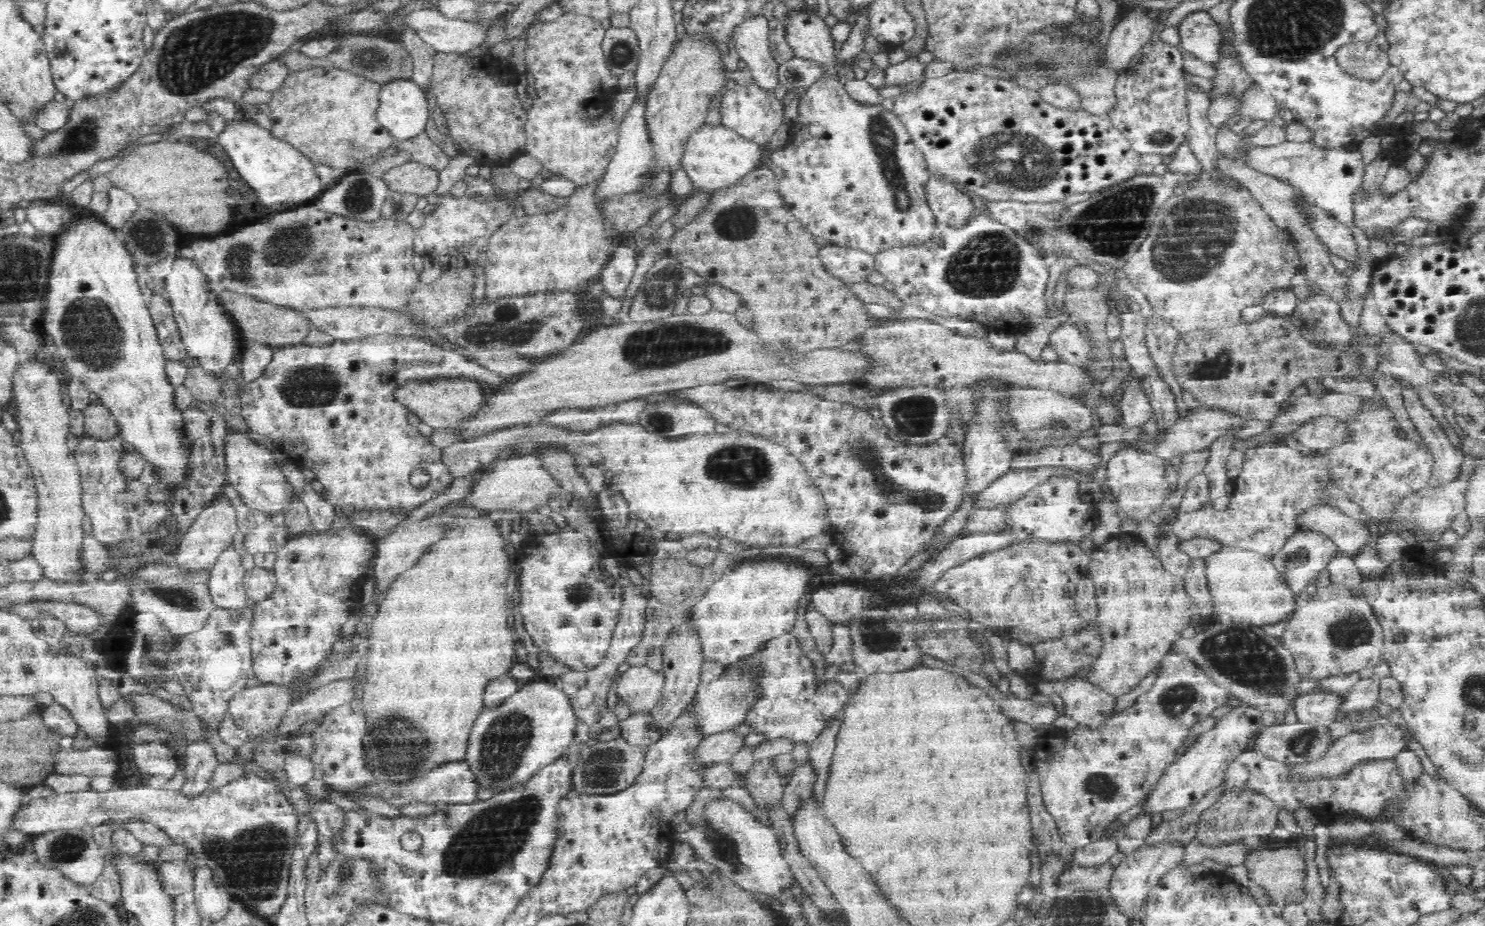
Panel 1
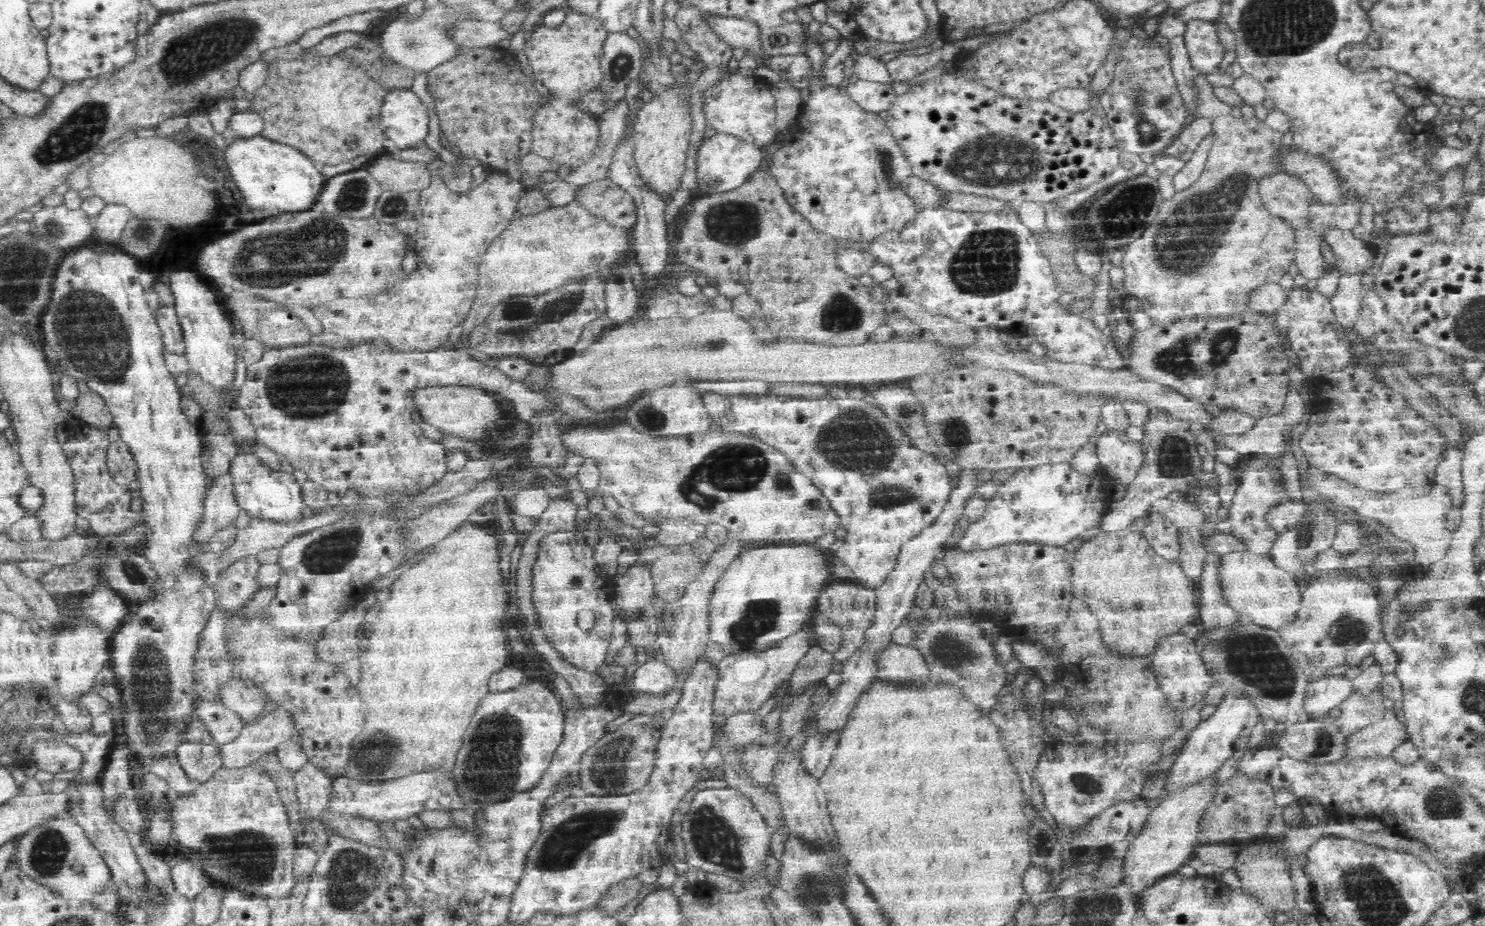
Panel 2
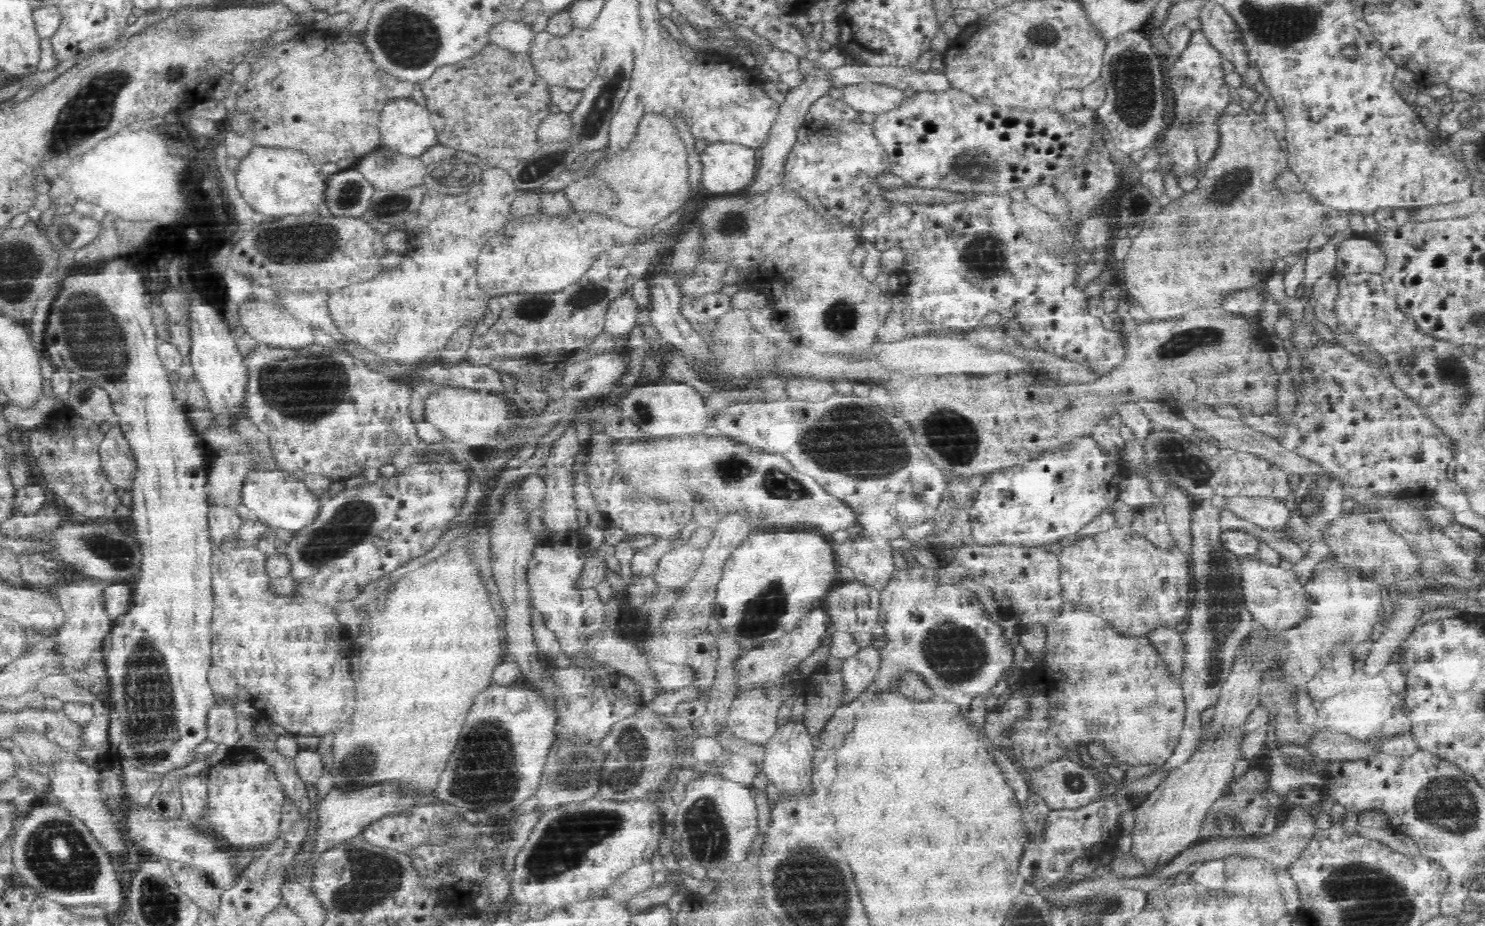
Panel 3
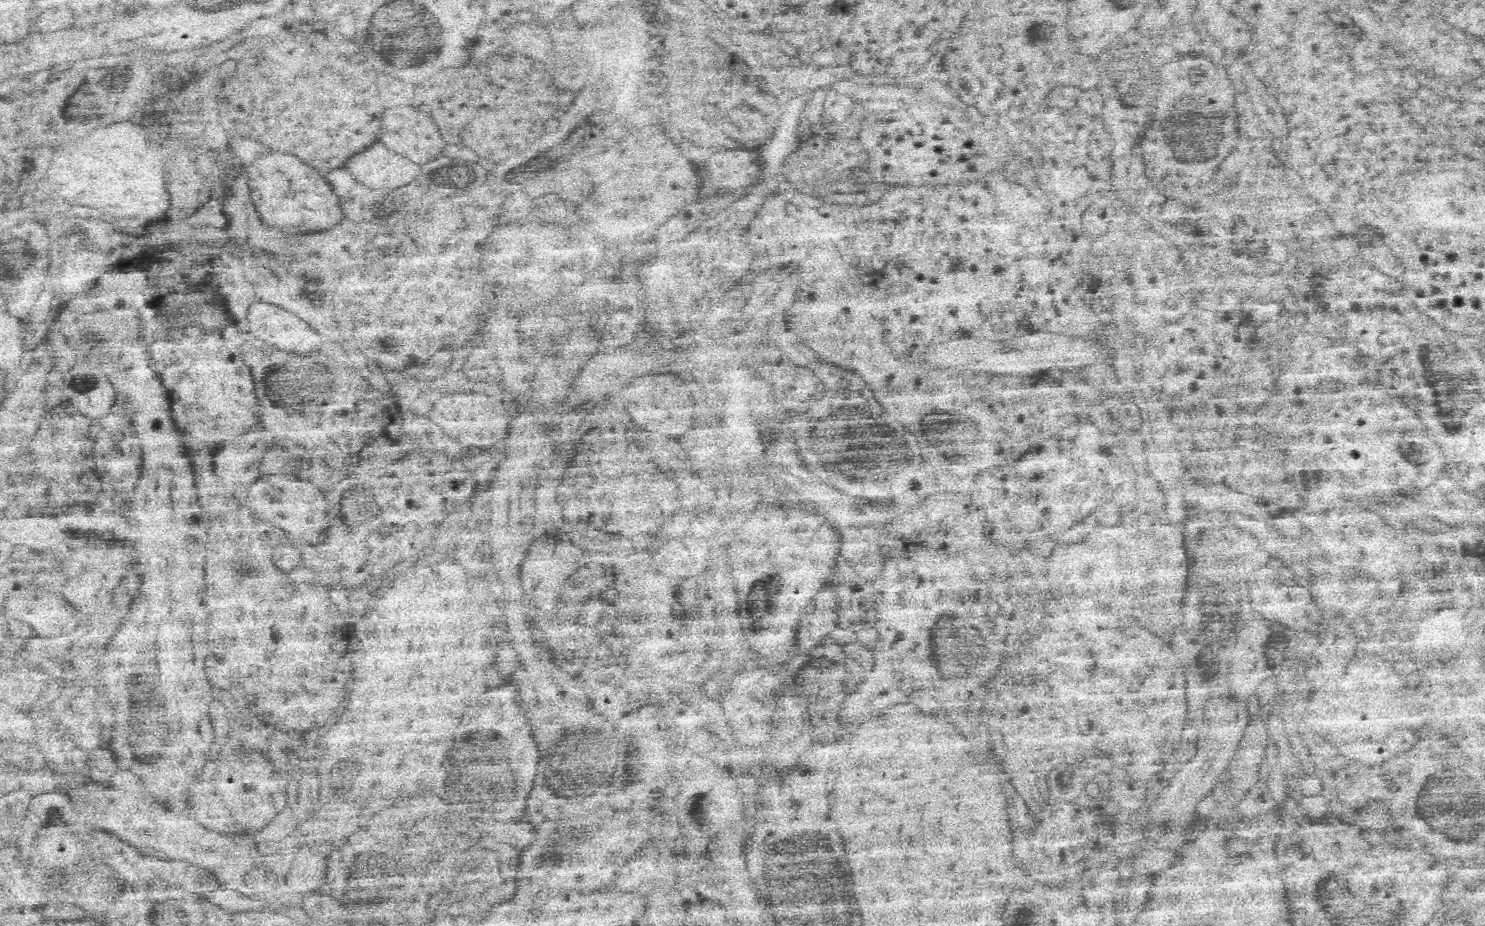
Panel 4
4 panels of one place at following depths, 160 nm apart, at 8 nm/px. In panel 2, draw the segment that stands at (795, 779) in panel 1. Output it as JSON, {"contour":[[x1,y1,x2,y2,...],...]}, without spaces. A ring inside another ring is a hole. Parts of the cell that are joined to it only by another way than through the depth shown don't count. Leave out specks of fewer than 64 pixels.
{"contour":[[834,729,827,733,816,732,805,740,801,750,802,763,810,773,820,778,826,772,840,744,840,738,842,738,842,730]]}

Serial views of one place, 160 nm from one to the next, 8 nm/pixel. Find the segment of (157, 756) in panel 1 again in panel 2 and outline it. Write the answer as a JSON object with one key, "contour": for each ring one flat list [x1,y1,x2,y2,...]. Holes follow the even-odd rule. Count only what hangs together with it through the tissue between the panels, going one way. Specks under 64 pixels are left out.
{"contour":[[170,754,164,758,162,762,154,764,147,770,154,771,160,778,163,778,170,787,172,794,182,796,190,796,196,792,200,781,192,781,186,775,185,770,180,765,180,761,176,759,176,754]]}

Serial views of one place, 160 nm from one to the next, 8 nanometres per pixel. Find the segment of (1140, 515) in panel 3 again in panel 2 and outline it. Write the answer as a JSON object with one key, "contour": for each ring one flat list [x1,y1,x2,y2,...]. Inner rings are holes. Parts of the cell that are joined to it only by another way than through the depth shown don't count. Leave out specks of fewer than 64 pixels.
{"contour":[[1149,511,1144,516,1143,537,1150,547,1159,556,1176,562,1180,556,1180,540,1178,540,1178,527,1163,514]]}

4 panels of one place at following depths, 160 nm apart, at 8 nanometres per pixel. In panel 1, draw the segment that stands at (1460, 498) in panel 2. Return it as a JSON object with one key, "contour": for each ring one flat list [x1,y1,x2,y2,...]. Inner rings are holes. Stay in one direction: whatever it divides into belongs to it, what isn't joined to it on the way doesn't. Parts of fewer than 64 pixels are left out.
{"contour":[[1404,388,1403,402,1408,411,1410,420,1414,423,1418,434,1426,442,1434,457,1433,469,1429,485,1431,487,1448,484,1456,480,1460,468,1464,464,1462,449,1456,448,1440,424,1434,419,1432,412,1422,405,1414,389]]}

